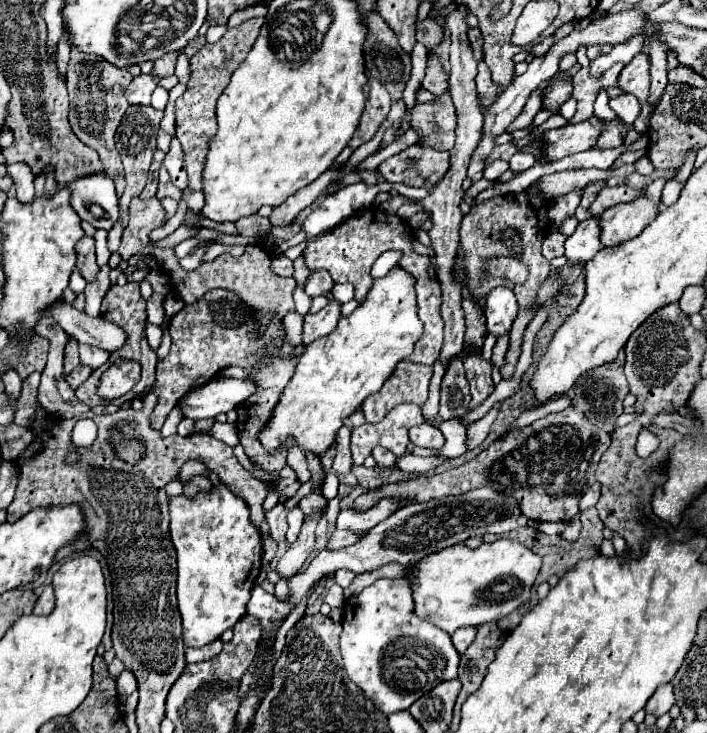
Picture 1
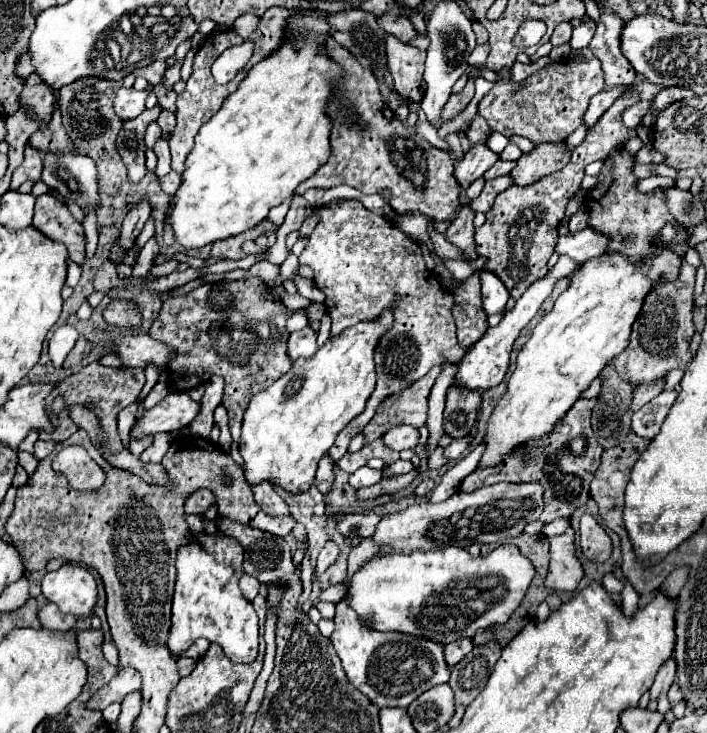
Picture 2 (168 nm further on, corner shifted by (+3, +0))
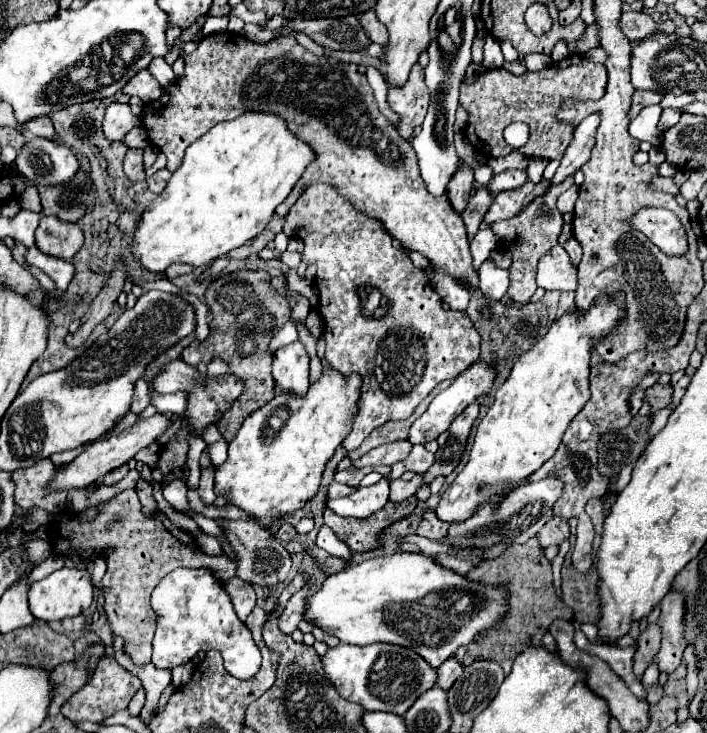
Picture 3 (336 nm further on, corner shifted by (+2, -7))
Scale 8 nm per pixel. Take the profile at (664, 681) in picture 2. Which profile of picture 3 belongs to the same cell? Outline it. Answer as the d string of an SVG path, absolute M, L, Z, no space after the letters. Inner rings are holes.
M669 592L661 602L661 614L657 620L661 628L661 650L655 656L659 670L671 674L687 648L685 642L685 596L683 592Z

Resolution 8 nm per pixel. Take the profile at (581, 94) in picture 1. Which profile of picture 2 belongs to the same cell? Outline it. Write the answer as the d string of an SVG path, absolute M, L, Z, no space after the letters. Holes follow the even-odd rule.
M597 58L587 62L582 61L582 63L576 63L574 59L566 59L558 61L554 65L548 65L540 71L536 71L534 75L530 75L526 79L526 87L518 87L516 83L508 81L510 79L510 69L502 69L500 75L502 75L502 79L478 103L478 111L484 115L484 119L488 121L492 131L500 131L506 137L522 135L522 137L528 137L534 145L540 145L544 141L562 141L562 139L566 139L582 124L582 117L584 117L584 111L588 109L590 99L604 89L604 72L601 62Z

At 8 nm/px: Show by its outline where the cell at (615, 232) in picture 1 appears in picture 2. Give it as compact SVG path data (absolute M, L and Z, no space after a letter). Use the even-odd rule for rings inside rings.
M586 227L578 233L560 235L558 243L556 243L556 253L558 255L568 255L574 261L578 261L578 265L582 265L584 261L590 261L590 259L600 257L602 253L606 253L608 245L610 245L608 235Z

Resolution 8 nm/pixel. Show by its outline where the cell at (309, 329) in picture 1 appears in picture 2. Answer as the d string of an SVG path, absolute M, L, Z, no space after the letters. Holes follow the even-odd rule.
M306 325L302 331L290 333L288 339L288 355L292 361L298 357L312 357L318 351L318 341L316 341L316 331Z

